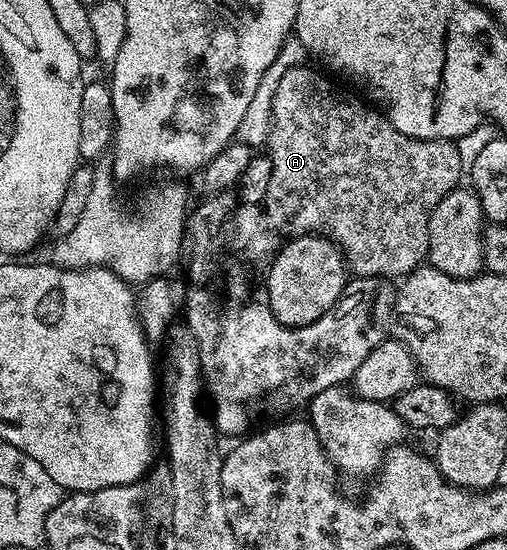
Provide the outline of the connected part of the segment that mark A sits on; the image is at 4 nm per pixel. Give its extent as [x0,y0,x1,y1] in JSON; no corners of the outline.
[264,64,464,279]

